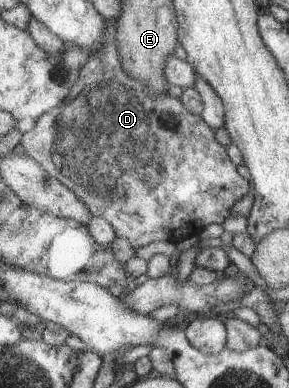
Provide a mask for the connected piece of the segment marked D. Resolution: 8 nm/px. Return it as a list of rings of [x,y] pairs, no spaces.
[[[106,20],[106,34],[104,34],[106,44],[82,66],[79,72],[80,76],[76,80],[76,84],[73,84],[72,88],[70,88],[70,94],[66,96],[66,100],[63,100],[58,106],[51,108],[48,112],[42,114],[40,118],[37,118],[36,126],[32,130],[23,133],[24,136],[19,145],[24,148],[25,154],[38,162],[50,176],[54,176],[55,179],[60,180],[62,184],[74,191],[75,195],[82,199],[82,202],[90,209],[94,217],[106,219],[114,227],[116,236],[128,239],[135,249],[146,246],[151,242],[158,242],[158,240],[168,240],[181,245],[196,239],[206,226],[214,223],[222,224],[231,215],[232,206],[240,198],[248,195],[250,184],[248,180],[238,173],[237,166],[226,153],[227,147],[216,140],[216,137],[214,137],[215,131],[204,122],[201,115],[190,113],[182,105],[181,98],[173,97],[164,92],[154,94],[154,92],[150,92],[150,88],[142,80],[136,80],[134,76],[126,74],[119,58],[116,31],[117,21]]]

